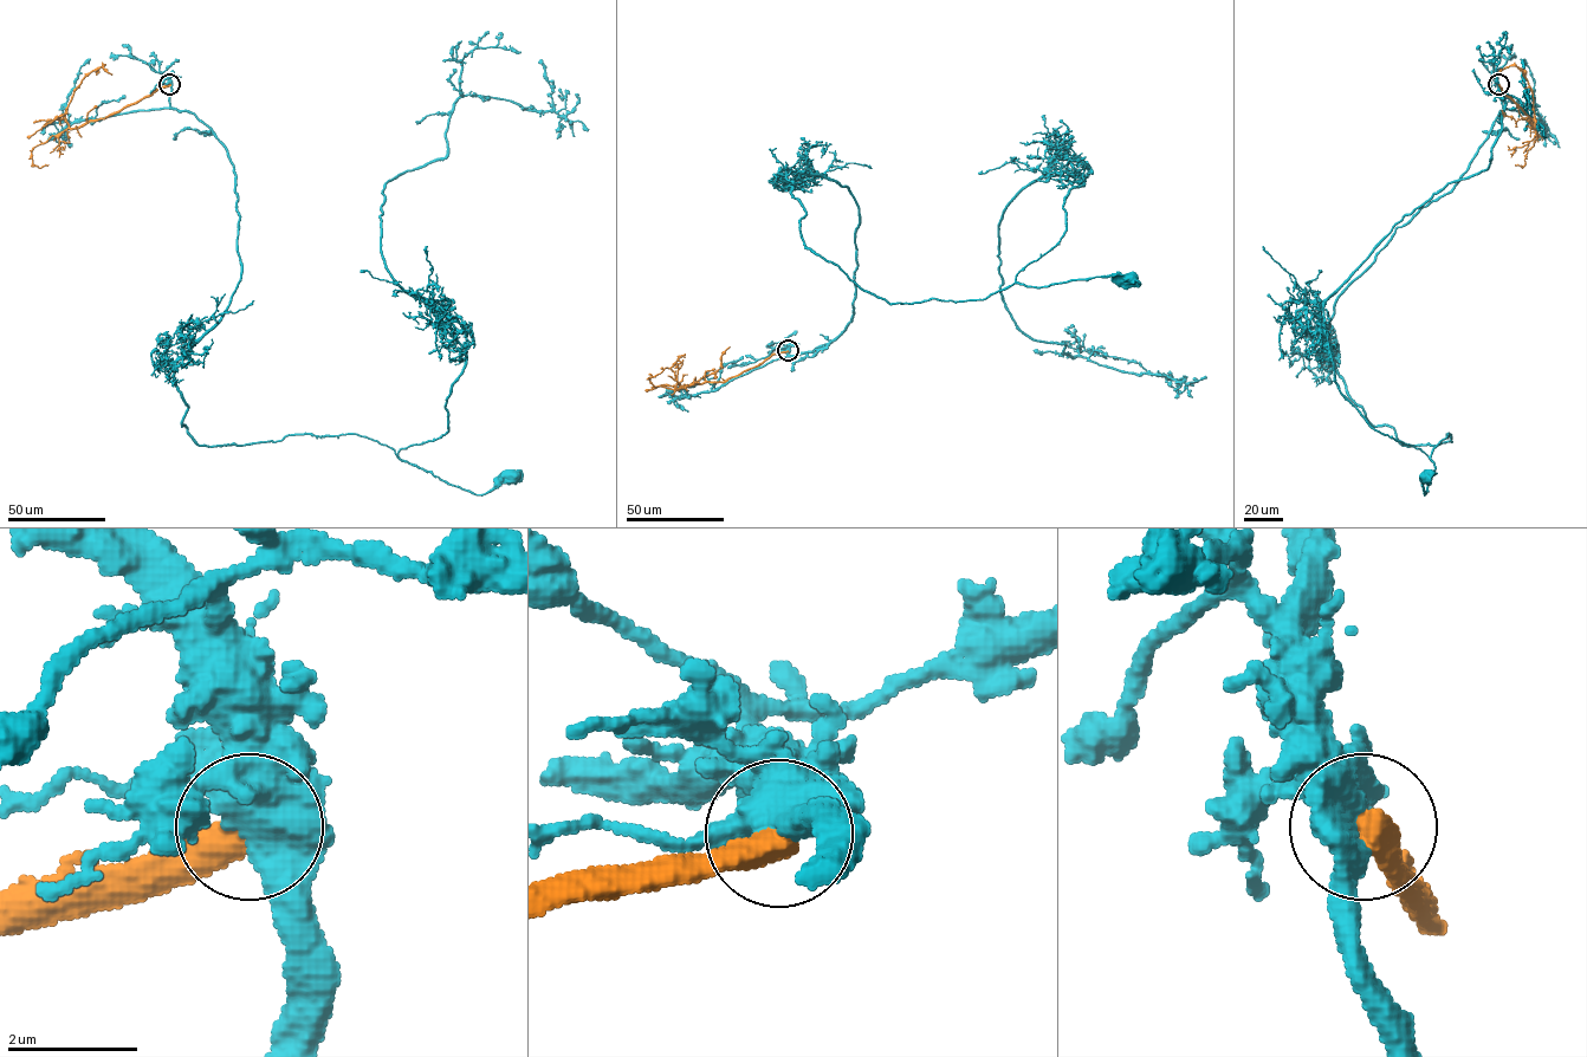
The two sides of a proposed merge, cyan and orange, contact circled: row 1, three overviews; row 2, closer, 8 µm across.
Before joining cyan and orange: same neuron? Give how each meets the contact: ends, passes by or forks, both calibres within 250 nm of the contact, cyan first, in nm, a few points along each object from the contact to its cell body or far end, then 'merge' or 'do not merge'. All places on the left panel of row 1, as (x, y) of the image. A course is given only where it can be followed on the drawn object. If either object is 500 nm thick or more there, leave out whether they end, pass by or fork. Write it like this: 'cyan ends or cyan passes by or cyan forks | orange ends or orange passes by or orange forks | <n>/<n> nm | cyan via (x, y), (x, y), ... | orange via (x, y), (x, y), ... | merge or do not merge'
950/500 nm | cyan via (170, 84), (226, 149), (239, 216), (241, 278), (175, 363), (188, 434), (357, 434), (477, 494), (512, 478) | orange via (170, 84), (105, 117), (70, 127), (65, 109), (73, 90), (103, 65), (111, 75) | do not merge

